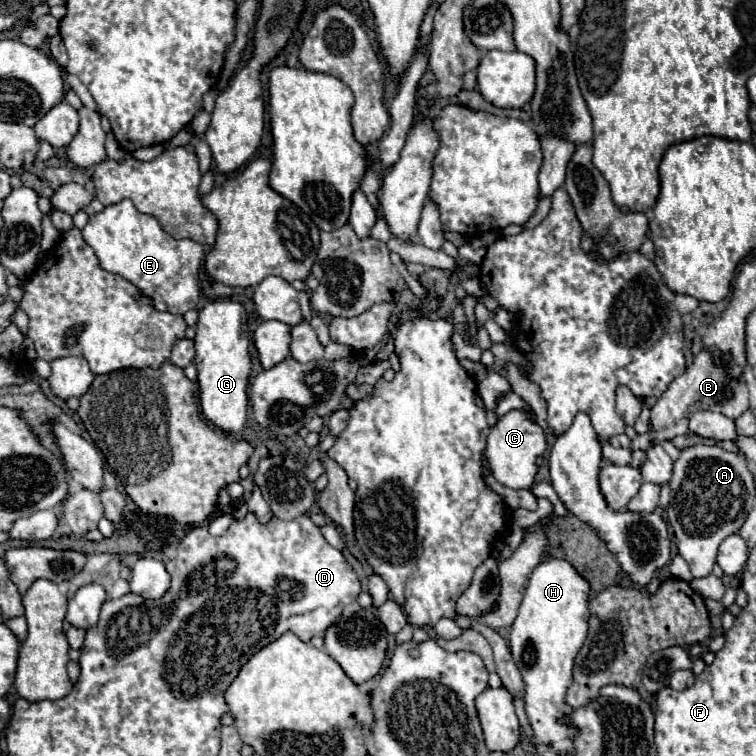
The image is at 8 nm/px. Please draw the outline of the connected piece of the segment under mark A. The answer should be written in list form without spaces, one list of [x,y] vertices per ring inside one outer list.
[[[697,443],[679,449],[669,487],[671,503],[667,517],[679,539],[679,553],[689,563],[693,577],[705,577],[715,565],[719,543],[741,529],[747,513],[755,505],[753,473],[743,455]]]

